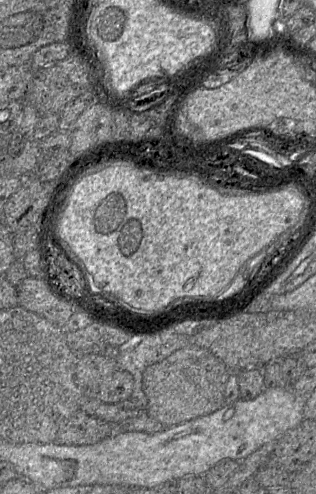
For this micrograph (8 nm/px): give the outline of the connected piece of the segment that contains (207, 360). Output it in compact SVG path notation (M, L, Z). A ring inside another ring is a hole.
M188 345L178 349L144 371L146 413L164 427L170 427L215 412L224 405L224 390L231 373L220 359L205 348Z

